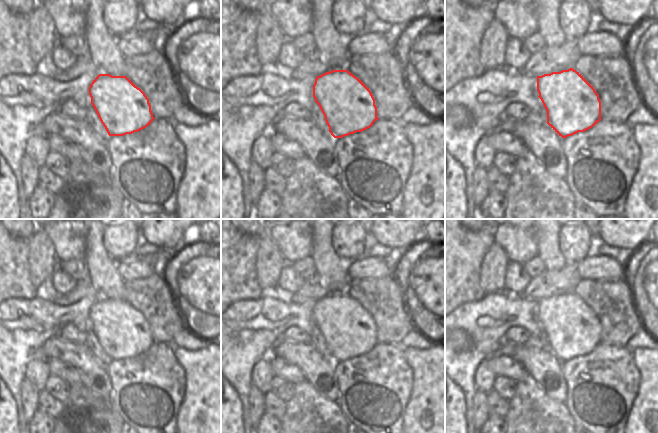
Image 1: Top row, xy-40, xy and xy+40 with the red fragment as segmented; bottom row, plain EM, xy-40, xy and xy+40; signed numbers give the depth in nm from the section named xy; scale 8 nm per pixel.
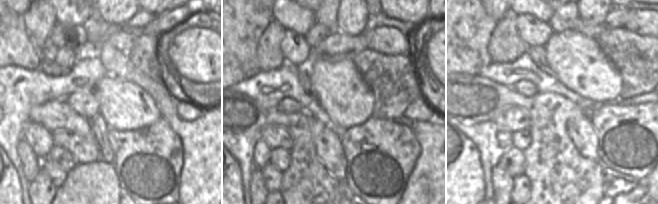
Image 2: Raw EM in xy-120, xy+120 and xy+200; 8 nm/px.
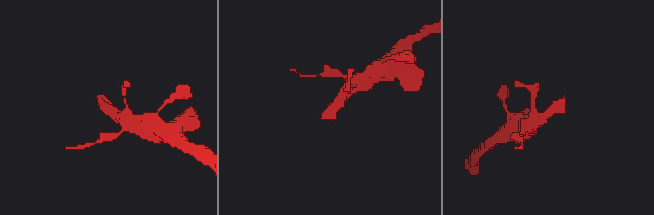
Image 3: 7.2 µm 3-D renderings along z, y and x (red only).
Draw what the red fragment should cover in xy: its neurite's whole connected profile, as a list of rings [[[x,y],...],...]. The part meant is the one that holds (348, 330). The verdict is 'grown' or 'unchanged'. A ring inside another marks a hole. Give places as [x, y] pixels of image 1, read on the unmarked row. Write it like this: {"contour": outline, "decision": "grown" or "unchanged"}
{"contour": [[[392,276],[384,278],[362,278],[351,280],[346,294],[332,294],[317,300],[313,309],[313,321],[319,329],[329,356],[334,362],[342,362],[370,352],[378,344],[396,344],[412,331],[417,329],[413,309],[403,301],[403,293]]], "decision": "grown"}

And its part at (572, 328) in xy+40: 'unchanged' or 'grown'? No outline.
grown

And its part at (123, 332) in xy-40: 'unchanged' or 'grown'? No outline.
grown

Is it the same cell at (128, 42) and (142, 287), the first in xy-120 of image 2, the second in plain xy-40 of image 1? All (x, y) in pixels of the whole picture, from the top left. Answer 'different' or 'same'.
different

